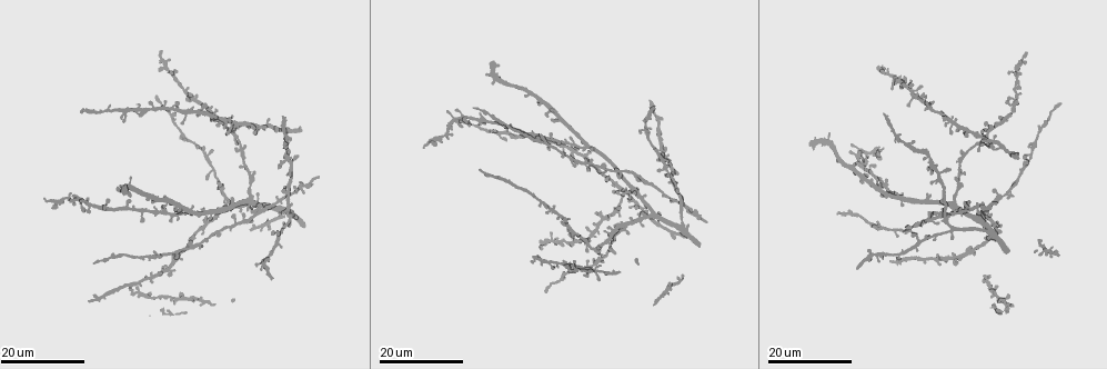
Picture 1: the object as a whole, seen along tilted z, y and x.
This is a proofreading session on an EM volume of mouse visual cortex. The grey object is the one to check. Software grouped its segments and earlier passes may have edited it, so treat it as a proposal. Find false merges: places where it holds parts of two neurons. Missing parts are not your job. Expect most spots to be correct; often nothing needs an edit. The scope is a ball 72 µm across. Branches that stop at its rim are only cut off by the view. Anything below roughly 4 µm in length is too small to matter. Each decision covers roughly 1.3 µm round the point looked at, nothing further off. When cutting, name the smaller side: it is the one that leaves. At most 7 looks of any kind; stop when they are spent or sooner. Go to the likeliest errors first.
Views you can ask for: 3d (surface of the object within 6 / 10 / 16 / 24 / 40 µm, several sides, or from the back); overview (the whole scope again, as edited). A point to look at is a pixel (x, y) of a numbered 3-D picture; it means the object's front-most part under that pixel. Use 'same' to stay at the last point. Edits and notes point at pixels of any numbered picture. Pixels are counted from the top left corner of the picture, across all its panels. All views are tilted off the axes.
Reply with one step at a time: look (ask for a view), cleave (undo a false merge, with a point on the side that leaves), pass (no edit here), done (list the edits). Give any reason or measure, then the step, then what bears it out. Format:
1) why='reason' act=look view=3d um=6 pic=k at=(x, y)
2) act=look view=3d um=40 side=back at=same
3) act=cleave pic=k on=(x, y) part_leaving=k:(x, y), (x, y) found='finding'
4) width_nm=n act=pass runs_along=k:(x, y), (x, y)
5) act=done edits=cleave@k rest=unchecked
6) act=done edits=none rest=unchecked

why='four or more arms meet' act=look view=3d um=24 pic=1 at=(618, 224)

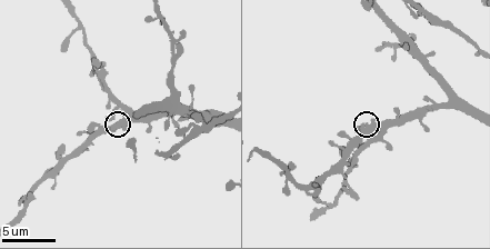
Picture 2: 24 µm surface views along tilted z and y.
why='zoom in' act=look view=3d um=10 pic=2 at=(118, 121)

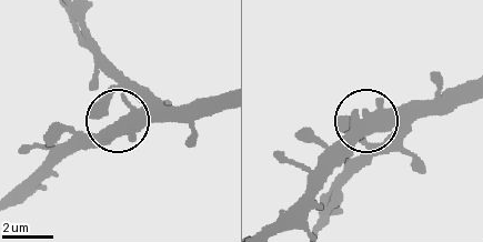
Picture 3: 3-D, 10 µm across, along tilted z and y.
arms=4 act=pass found='all the same neuron'

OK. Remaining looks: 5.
why='small branch off a trunk' act=look view=3d um=24 pic=1 at=(613, 214)

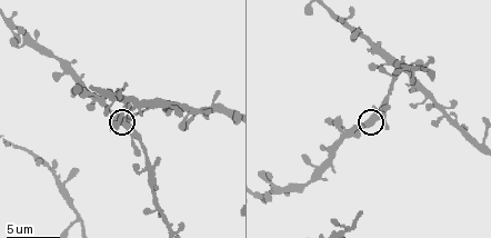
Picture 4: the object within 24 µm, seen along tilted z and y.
act=look view=3d um=6 pic=4 at=(125, 118)

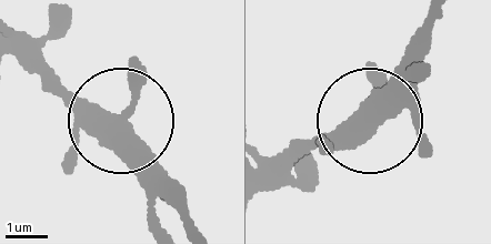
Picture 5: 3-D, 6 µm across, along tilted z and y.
act=look view=3d um=6 side=back pic=5 at=(362, 118)

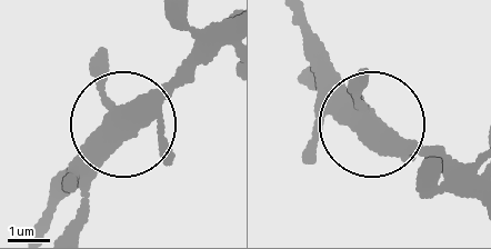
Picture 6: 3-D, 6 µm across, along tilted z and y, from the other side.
arms=4 act=pass runs_along=6:(34, 230), (212, 36) found='continuous, no second neuron'

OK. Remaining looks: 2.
why='four or more arms meet' act=look view=3d um=6 pic=4 at=(188, 106)

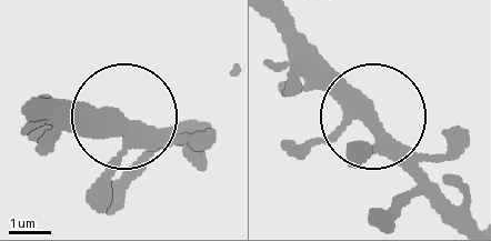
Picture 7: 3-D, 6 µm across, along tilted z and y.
act=look view=3d um=6 side=back pic=7 at=(118, 125)

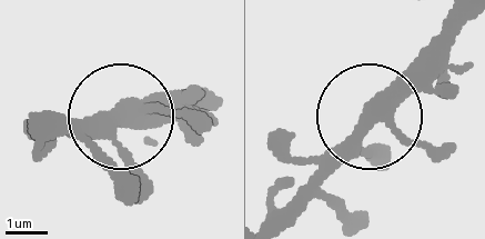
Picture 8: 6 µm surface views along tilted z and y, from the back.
act=pass found='continuous, no second neuron'

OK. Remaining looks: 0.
act=done edits=none rest=unchecked

